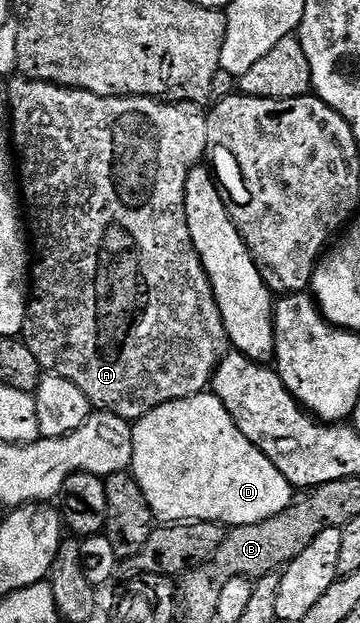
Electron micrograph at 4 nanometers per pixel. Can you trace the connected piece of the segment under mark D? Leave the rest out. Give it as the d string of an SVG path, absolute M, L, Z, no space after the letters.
M213 391L197 393L184 399L176 399L148 411L140 420L133 422L134 430L132 431L132 463L129 472L140 483L140 491L144 491L144 499L148 499L148 507L152 507L155 518L162 523L181 523L184 521L217 521L219 525L233 527L236 525L259 525L264 519L272 519L272 515L280 515L290 506L294 500L295 490L280 475L278 468L267 459L262 452L244 435L235 424L235 421L225 409L224 404L215 395Z

